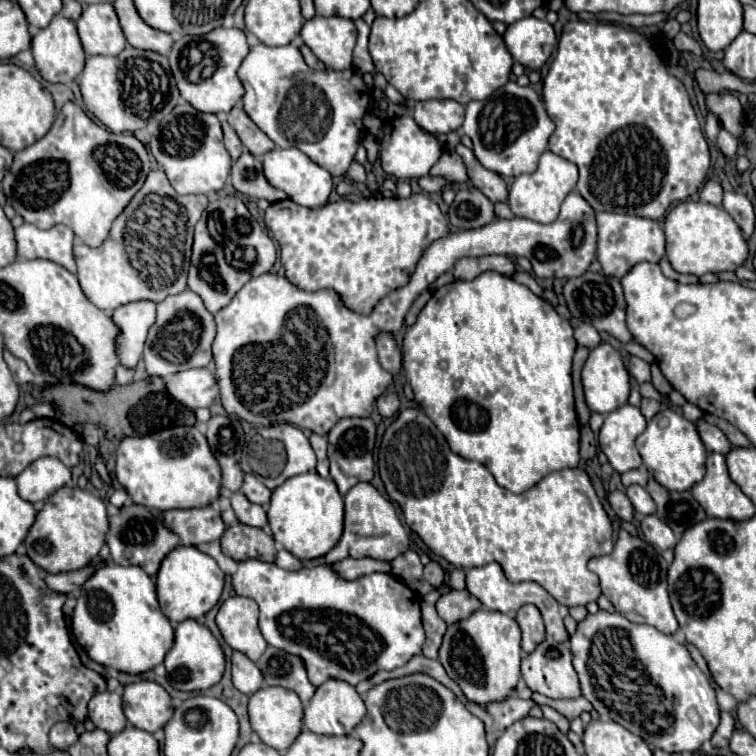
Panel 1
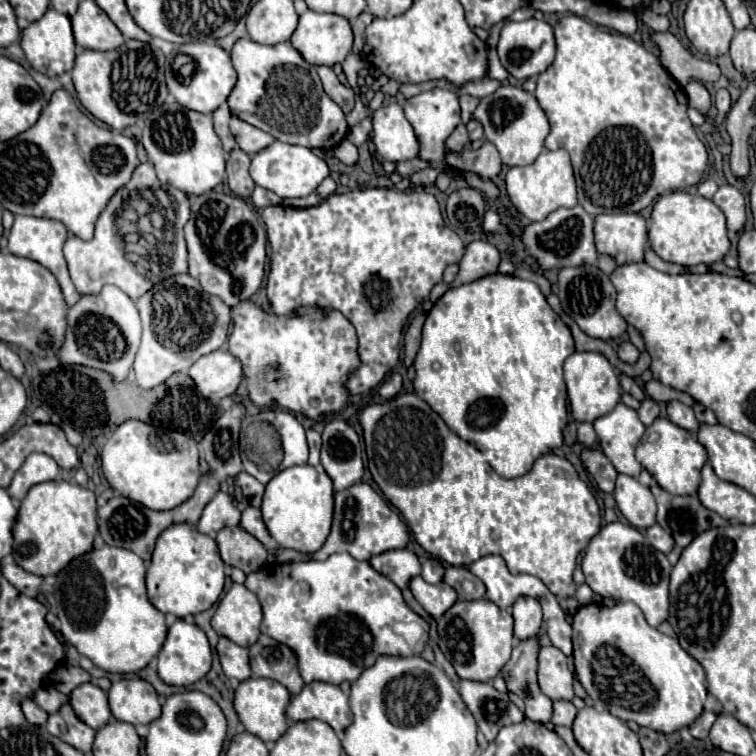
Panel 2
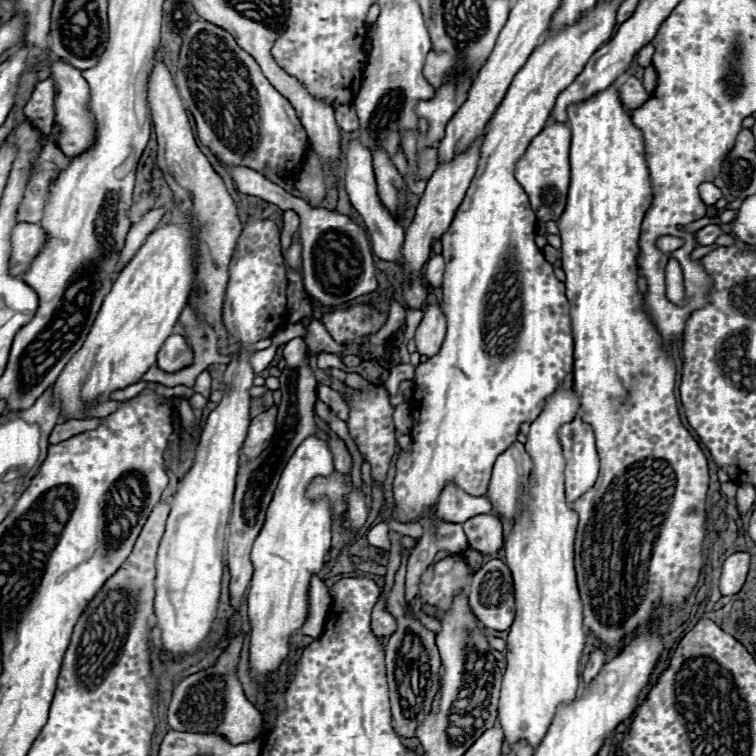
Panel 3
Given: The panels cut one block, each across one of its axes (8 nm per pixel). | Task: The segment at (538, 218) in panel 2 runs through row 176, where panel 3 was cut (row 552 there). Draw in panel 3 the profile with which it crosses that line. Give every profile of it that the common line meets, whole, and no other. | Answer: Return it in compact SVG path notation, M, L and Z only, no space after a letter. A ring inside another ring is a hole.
M574 386L572 388L558 388L548 400L540 416L530 424L526 452L532 458L532 472L522 486L520 494L520 516L514 522L512 530L506 536L504 552L506 552L506 564L512 570L514 576L514 598L516 598L516 618L510 626L508 634L508 666L502 680L500 690L500 704L498 704L498 718L500 726L506 734L506 744L514 744L520 738L526 738L532 746L538 746L542 738L548 732L548 726L552 724L552 718L556 714L558 704L570 702L576 698L578 690L578 666L580 656L586 644L586 632L584 632L584 616L582 616L582 604L576 584L576 570L574 570L574 538L576 538L576 524L578 516L570 508L570 504L564 498L564 466L566 460L562 456L562 444L558 438L558 430L572 422L578 412L578 396Z

